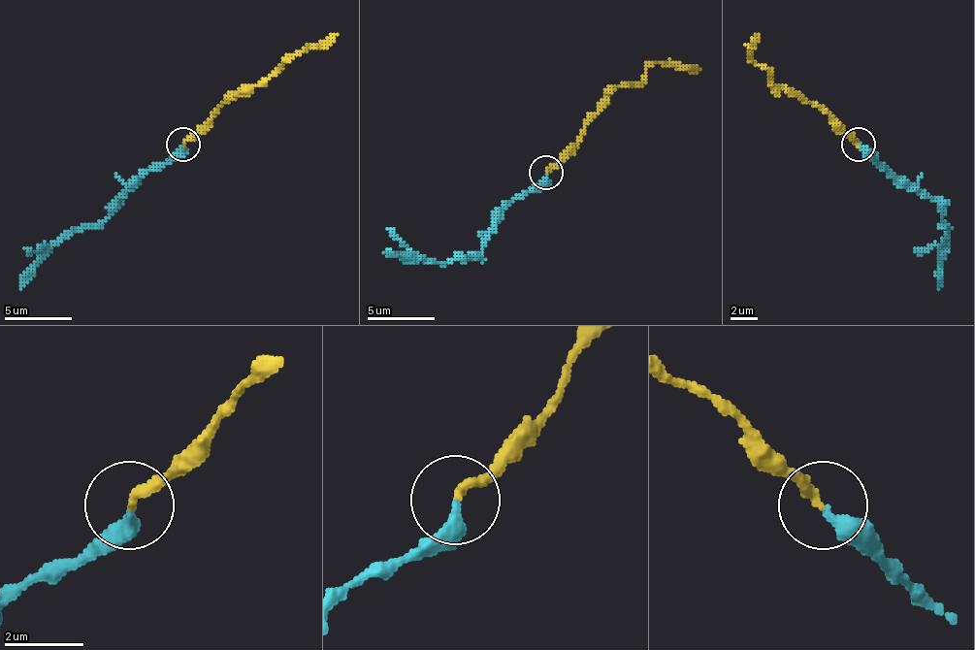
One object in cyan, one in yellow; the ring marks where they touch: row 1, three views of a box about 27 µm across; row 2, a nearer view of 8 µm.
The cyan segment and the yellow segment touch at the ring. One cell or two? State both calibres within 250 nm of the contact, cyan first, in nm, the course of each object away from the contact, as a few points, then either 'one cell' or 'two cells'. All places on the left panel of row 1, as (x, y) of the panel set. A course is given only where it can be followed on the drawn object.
calibres 320 and 240 nm; course cyan (184, 146), (140, 180), (103, 221), (72, 228), (20, 289); course yellow (184, 143), (214, 113), (293, 58), (323, 48), (337, 34); one cell

